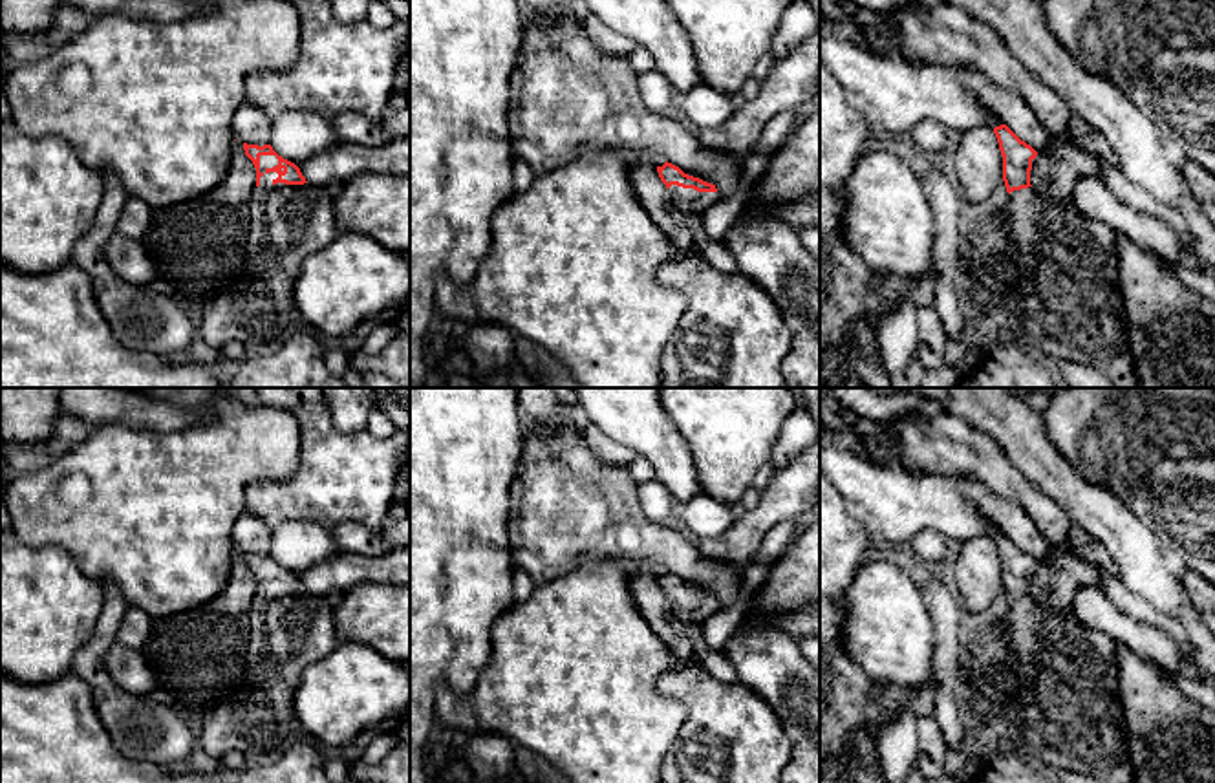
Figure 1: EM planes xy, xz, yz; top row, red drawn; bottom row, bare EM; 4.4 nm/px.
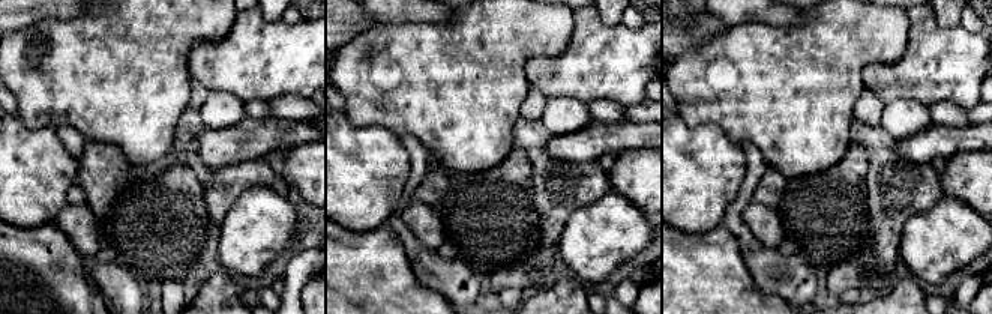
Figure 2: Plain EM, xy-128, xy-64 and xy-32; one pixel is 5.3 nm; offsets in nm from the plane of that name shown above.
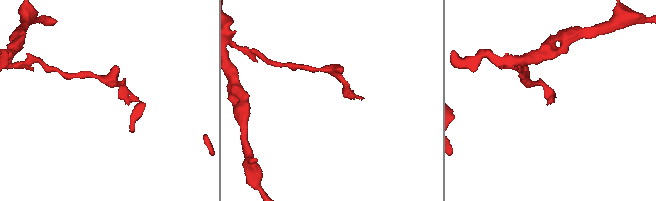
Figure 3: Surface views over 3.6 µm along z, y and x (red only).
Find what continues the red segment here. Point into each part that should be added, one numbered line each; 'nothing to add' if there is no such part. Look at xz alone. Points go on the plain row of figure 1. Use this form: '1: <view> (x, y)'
1: xz (687, 611)

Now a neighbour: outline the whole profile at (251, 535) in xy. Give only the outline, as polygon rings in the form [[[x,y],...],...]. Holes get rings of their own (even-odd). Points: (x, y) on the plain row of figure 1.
[[[243,512],[232,529],[232,543],[234,549],[247,554],[269,554],[271,529],[262,518]]]

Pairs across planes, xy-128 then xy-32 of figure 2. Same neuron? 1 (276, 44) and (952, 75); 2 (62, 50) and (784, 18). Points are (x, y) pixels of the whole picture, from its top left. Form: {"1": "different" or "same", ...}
{"1": "same", "2": "different"}

